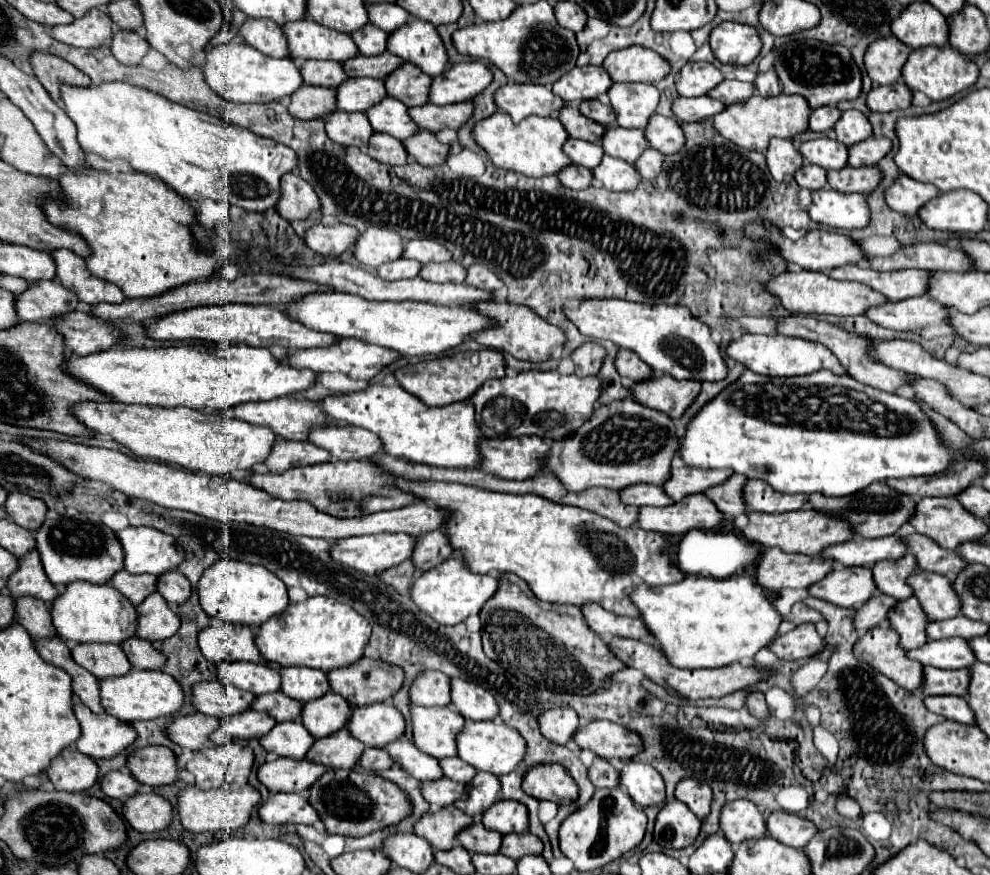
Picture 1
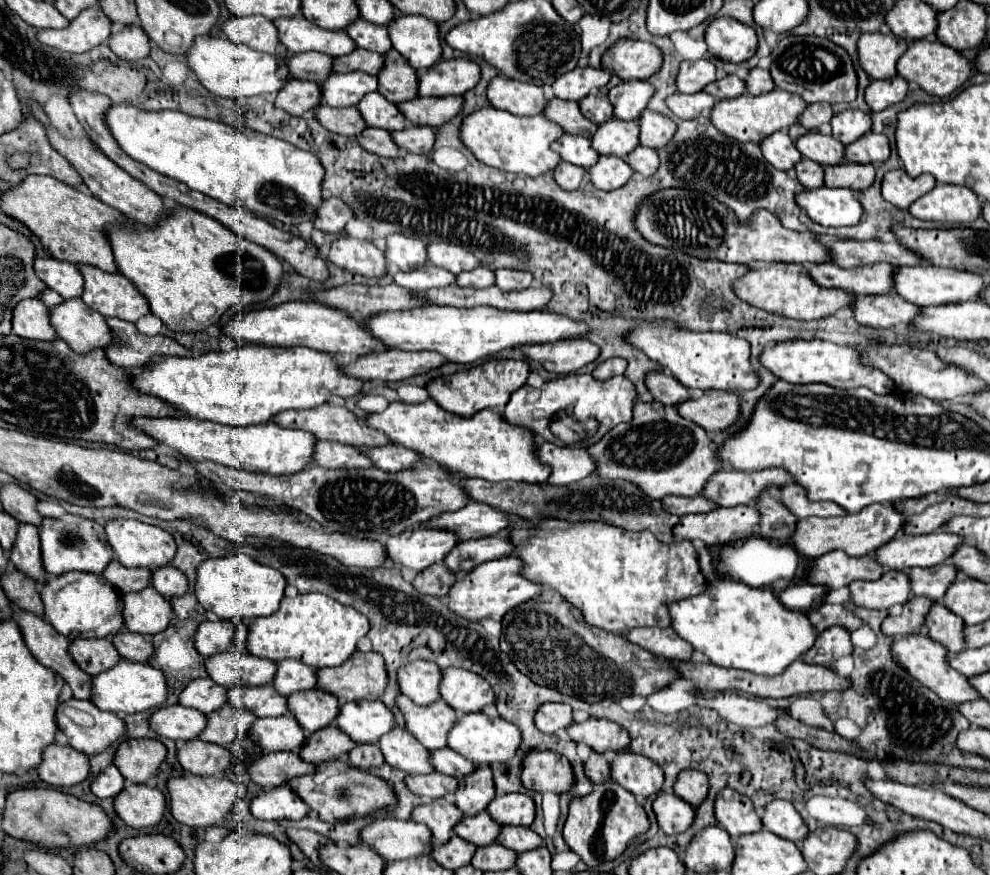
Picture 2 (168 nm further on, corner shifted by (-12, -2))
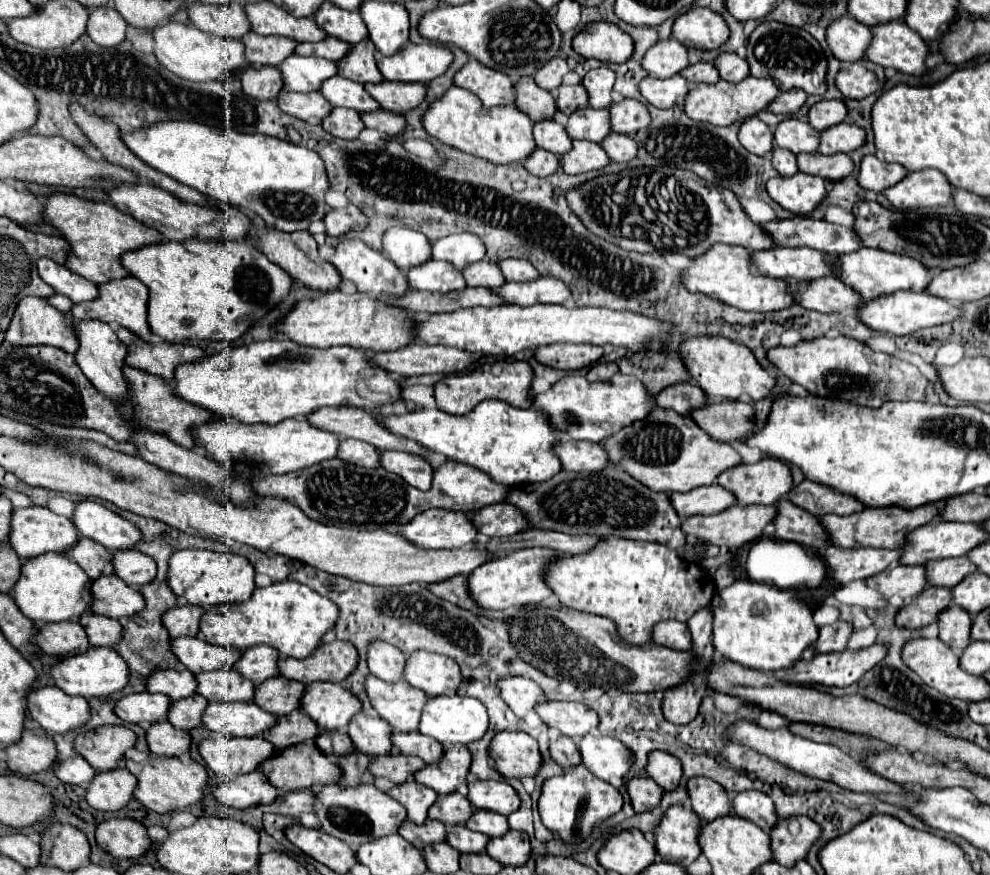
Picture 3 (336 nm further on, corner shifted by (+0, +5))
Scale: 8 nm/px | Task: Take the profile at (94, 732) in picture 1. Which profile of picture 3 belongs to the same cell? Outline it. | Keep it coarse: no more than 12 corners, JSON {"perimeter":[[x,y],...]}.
{"perimeter":[[57,686],[27,696],[31,718],[51,734],[91,720],[85,698]]}

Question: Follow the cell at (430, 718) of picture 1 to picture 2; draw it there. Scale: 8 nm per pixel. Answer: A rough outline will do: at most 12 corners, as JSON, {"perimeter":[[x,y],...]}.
{"perimeter":[[397,695],[407,729],[429,751],[447,747],[459,713],[443,699]]}

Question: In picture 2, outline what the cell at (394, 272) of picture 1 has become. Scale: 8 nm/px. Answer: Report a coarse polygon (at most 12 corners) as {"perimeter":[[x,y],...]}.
{"perimeter":[[431,263],[393,279],[413,293],[455,283],[453,273]]}

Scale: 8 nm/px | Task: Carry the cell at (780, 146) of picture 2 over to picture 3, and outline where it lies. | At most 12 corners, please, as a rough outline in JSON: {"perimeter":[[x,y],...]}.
{"perimeter":[[759,118],[741,124],[739,142],[751,154],[773,152],[773,132]]}

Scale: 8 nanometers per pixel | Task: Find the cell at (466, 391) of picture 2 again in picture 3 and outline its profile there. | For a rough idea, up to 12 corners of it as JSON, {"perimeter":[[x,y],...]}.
{"perimeter":[[487,362],[435,384],[437,408],[467,414],[487,398],[529,408],[533,370]]}

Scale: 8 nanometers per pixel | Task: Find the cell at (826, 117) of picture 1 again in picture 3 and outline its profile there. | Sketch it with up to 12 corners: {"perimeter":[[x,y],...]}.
{"perimeter":[[803,90],[781,92],[767,110],[795,114],[805,104]]}

